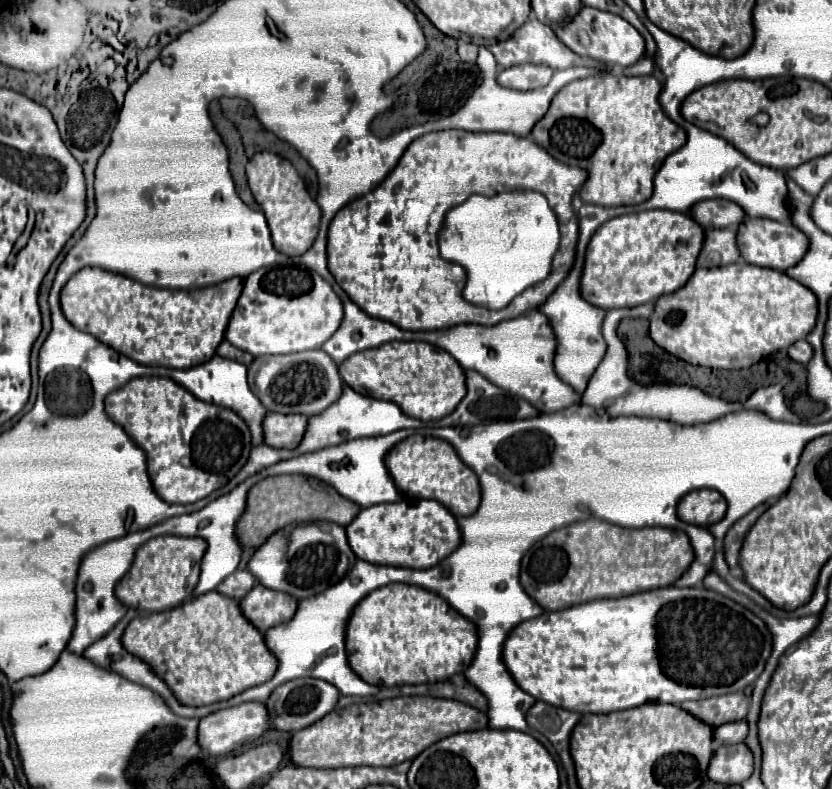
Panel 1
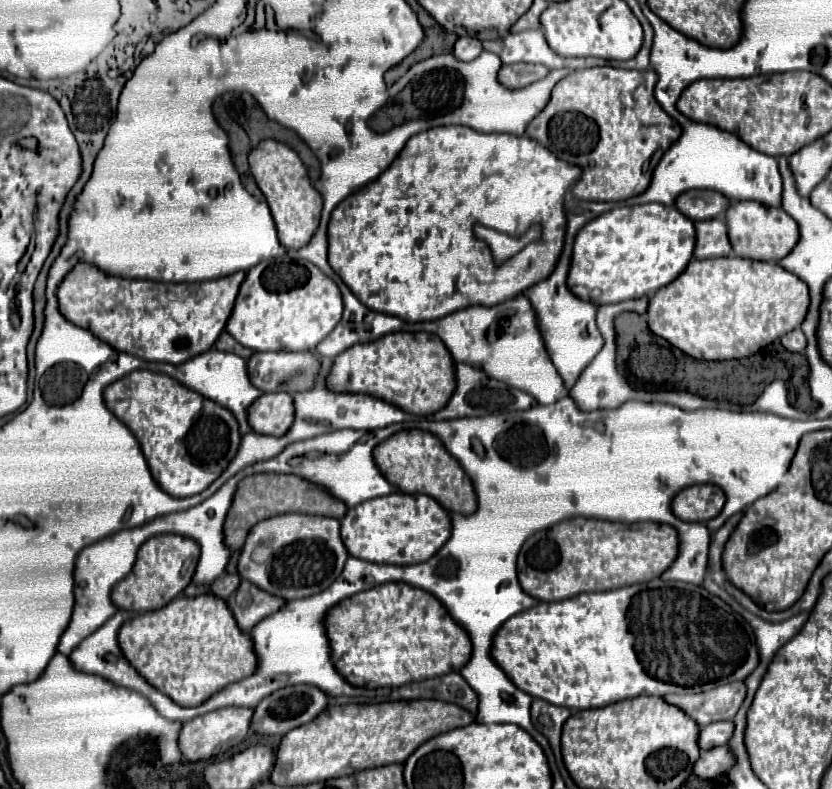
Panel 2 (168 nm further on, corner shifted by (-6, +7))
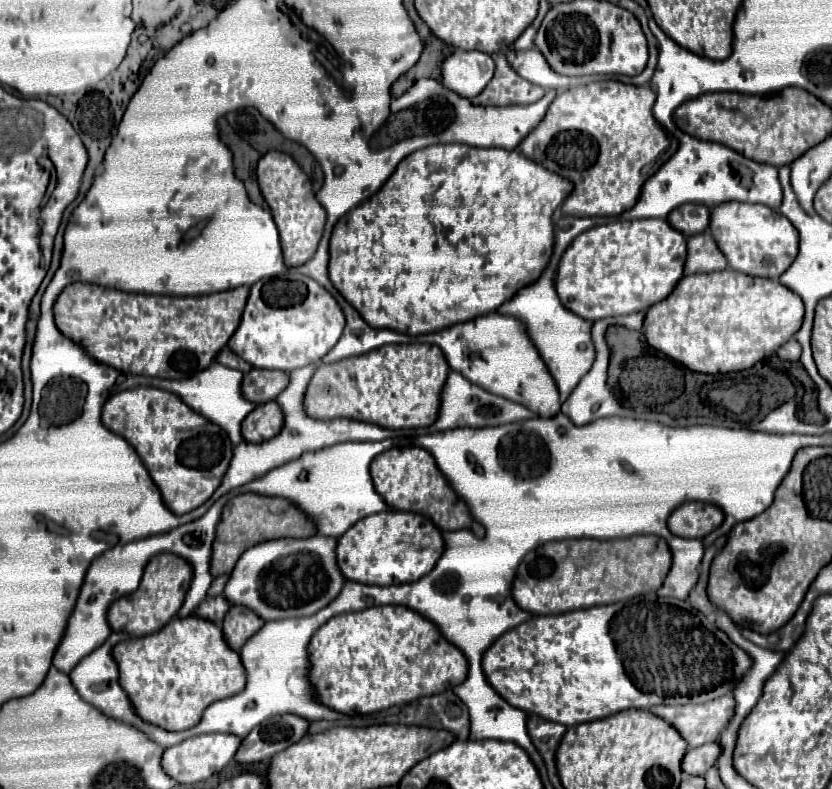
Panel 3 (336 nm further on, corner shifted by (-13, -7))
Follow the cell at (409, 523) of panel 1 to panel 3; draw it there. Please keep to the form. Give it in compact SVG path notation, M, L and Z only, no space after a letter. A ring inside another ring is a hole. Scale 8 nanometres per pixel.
M383 510L359 520L337 540L337 564L347 580L369 586L415 582L429 574L445 550L441 532L425 516L399 510Z

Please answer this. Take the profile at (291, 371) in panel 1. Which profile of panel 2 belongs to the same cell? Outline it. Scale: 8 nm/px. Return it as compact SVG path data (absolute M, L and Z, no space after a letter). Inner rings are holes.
M254 352L248 360L248 376L262 392L296 392L312 390L320 372L320 356L316 352Z

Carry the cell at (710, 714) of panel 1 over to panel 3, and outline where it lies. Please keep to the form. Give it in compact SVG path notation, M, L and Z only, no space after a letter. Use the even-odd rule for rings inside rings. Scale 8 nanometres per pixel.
M721 696L709 704L685 704L685 706L657 706L651 712L665 718L687 742L689 748L717 742L723 728L733 718L733 696Z

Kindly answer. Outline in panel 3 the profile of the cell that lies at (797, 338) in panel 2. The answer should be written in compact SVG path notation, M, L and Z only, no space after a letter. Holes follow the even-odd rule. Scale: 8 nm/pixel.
M787 340L779 350L777 350L777 356L781 358L781 360L799 360L799 356L801 356L801 346L797 344L797 340Z

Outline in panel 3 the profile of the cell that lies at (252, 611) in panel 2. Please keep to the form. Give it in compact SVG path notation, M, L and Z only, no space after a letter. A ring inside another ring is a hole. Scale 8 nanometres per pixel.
M231 606L225 620L223 620L223 636L225 642L233 648L233 650L241 650L241 646L249 640L249 636L253 636L265 622L253 614L249 608L243 606Z

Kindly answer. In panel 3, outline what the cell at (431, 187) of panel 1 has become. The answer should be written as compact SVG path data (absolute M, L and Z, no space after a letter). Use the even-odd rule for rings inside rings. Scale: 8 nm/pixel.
M435 144L423 150L417 150L403 158L391 178L381 186L377 194L369 200L347 212L333 228L331 242L329 242L329 280L331 284L365 316L367 324L373 328L389 328L403 334L427 334L435 332L453 324L473 320L477 316L495 312L503 302L507 302L517 290L525 288L527 284L535 282L543 268L547 266L551 252L553 252L553 210L563 204L565 196L573 190L573 184L553 172L547 172L543 166L527 160L517 150L501 150L501 148L473 148L467 144Z

